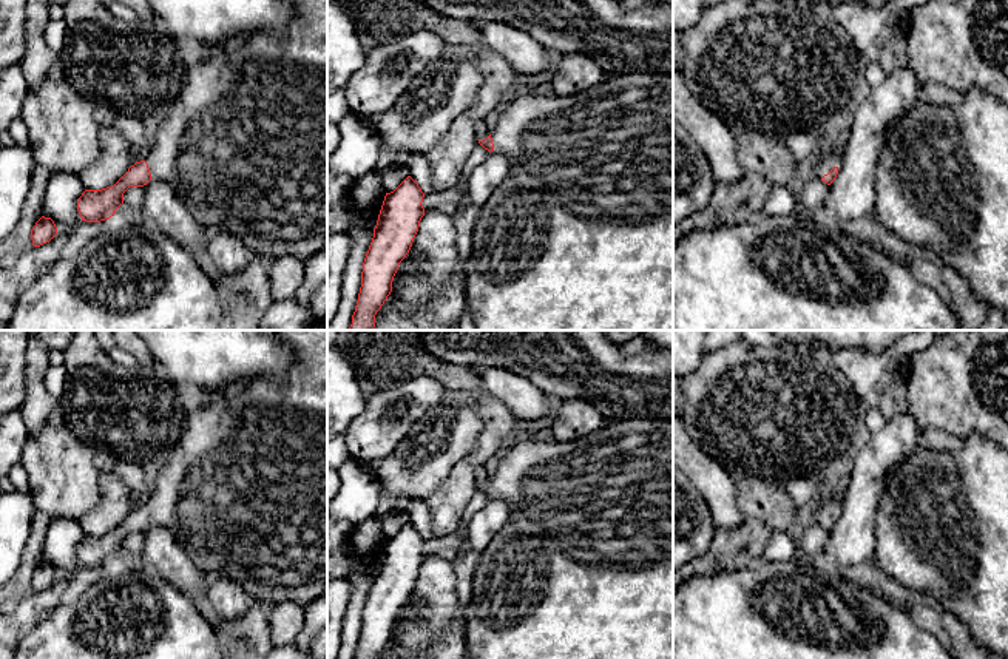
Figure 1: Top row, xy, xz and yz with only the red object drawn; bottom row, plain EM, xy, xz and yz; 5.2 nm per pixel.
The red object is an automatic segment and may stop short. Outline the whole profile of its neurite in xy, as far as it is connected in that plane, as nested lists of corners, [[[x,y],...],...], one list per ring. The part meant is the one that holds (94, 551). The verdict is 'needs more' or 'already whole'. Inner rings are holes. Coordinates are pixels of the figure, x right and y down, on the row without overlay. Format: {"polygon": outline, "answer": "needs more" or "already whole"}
{"polygon": [[[276,330],[276,335],[295,352],[296,361],[281,373],[247,381],[245,390],[233,400],[218,397],[211,403],[188,411],[184,432],[161,468],[157,478],[151,483],[145,505],[131,511],[114,531],[102,536],[85,536],[77,546],[82,566],[110,565],[123,549],[123,539],[130,532],[144,532],[154,525],[167,528],[173,534],[199,571],[235,580],[244,588],[250,602],[269,602],[272,607],[296,602],[306,608],[312,600],[327,593],[327,330]]], "answer": "needs more"}

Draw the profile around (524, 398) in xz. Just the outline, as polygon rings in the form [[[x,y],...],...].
[[[502,367],[482,370],[483,390],[502,401],[514,417],[539,421],[551,417],[556,401],[529,380]]]

